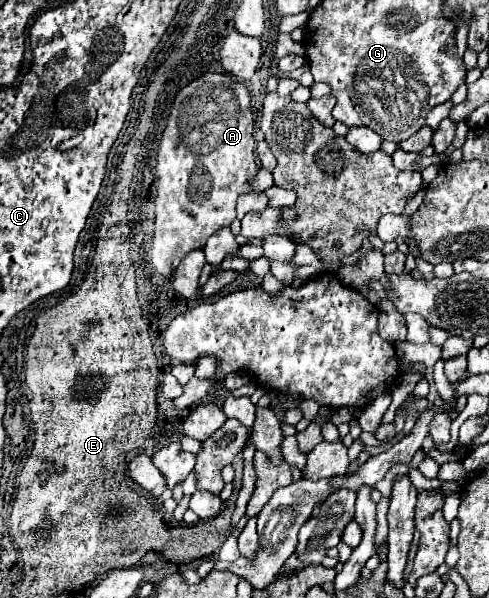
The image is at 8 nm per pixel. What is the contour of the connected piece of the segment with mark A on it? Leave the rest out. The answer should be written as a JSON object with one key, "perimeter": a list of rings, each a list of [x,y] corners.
{"perimeter":[[[205,71],[201,77],[189,81],[173,99],[171,115],[167,119],[165,131],[157,145],[155,155],[155,235],[151,247],[151,263],[153,267],[171,277],[177,263],[193,249],[205,247],[207,239],[215,229],[229,225],[235,213],[235,201],[239,193],[251,191],[247,181],[257,173],[255,147],[253,139],[253,115],[249,107],[249,89],[243,81],[237,81],[229,73],[209,73]]]}

